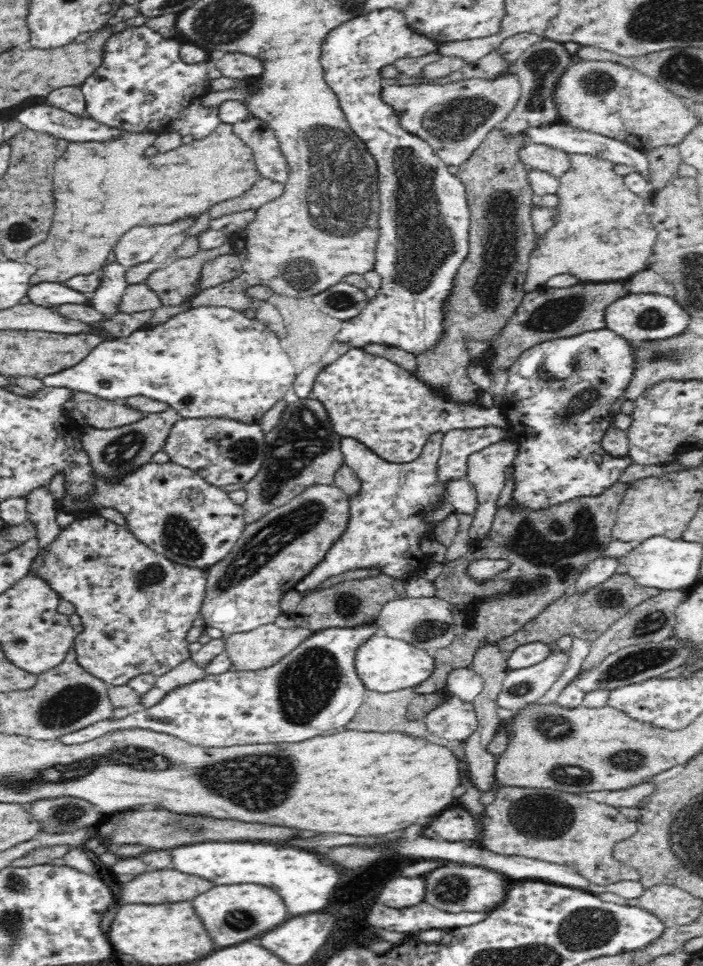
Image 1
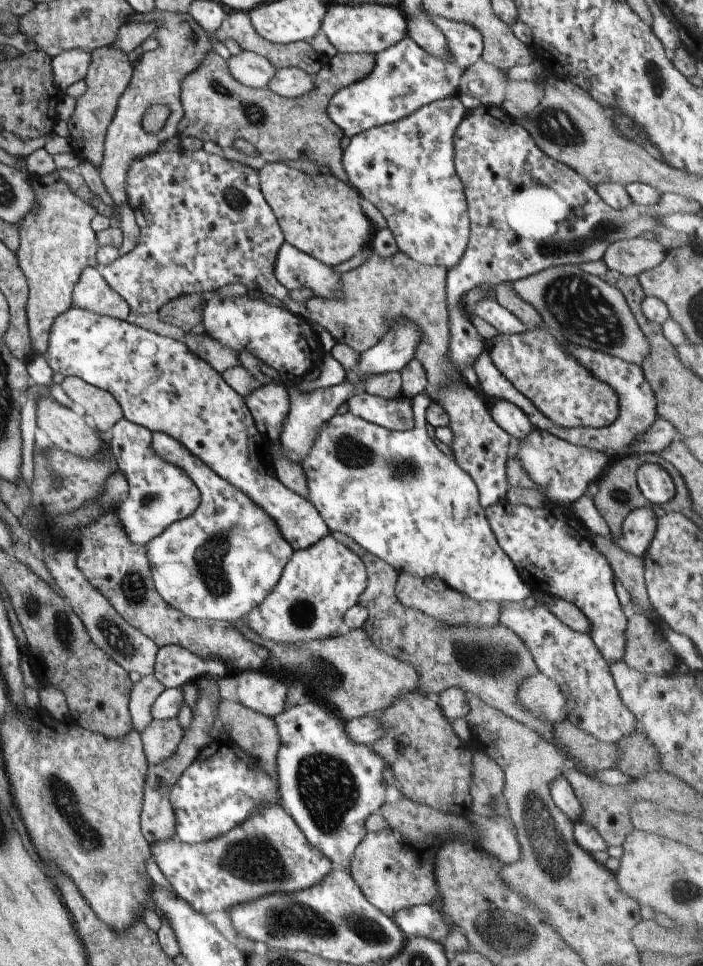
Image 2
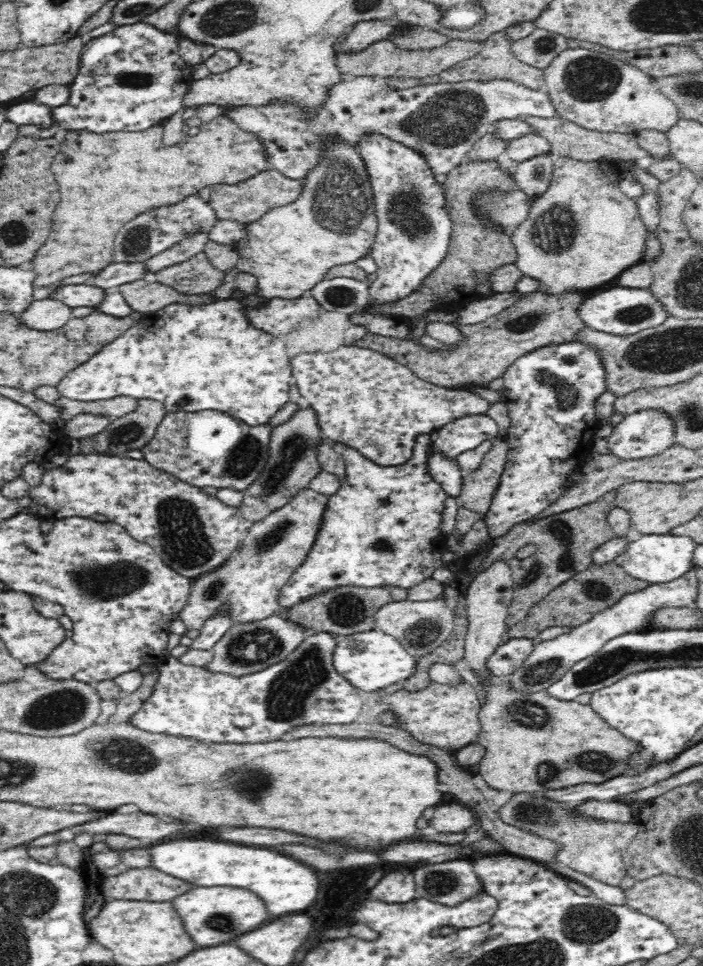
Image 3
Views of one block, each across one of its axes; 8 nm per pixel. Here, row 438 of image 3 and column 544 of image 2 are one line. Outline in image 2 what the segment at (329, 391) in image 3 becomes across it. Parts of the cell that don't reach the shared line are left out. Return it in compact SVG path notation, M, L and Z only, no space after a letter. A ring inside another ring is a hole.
M545 326L539 328L527 327L526 331L519 335L510 335L505 340L498 339L498 334L493 339L485 340L485 346L492 360L492 363L497 367L497 370L513 385L513 388L520 392L527 400L533 403L533 406L543 415L545 418L549 418L551 422L554 422L555 428L557 426L561 428L577 428L580 426L584 427L602 427L607 426L613 419L618 415L618 402L616 394L610 386L607 386L603 381L597 380L592 377L592 374L587 372L577 361L574 361L567 353L562 349L561 341L565 341L559 337L555 337Z

